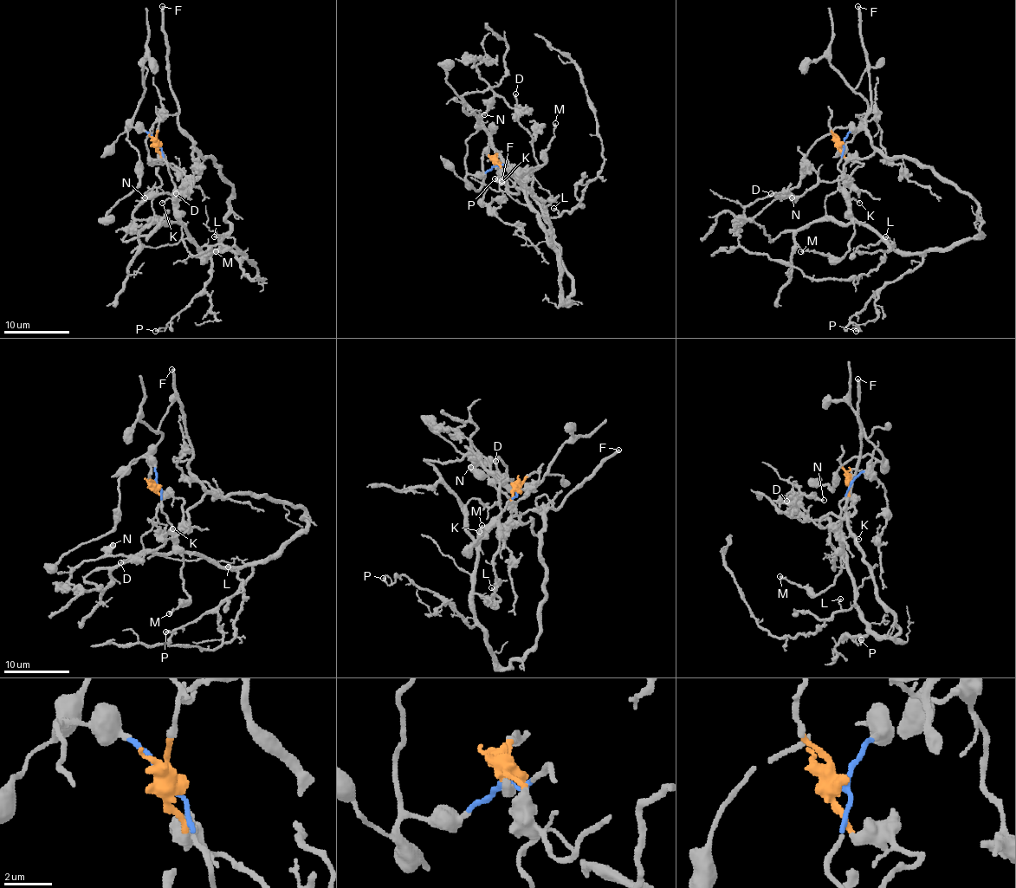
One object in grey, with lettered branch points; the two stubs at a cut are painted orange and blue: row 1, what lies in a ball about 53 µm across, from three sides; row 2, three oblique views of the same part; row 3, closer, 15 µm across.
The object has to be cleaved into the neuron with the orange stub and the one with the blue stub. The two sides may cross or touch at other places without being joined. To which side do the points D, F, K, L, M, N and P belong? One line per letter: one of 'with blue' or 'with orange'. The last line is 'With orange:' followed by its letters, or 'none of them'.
D: with orange
F: with orange
K: with blue
L: with orange
M: with blue
N: with orange
P: with orange
With orange: D, F, L, N, P

